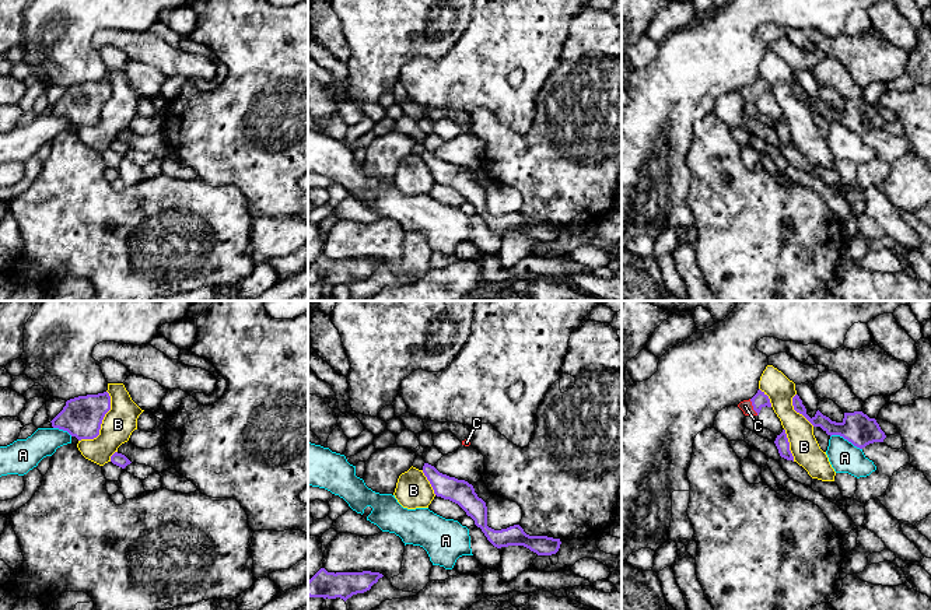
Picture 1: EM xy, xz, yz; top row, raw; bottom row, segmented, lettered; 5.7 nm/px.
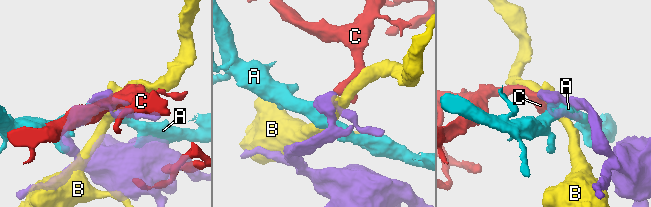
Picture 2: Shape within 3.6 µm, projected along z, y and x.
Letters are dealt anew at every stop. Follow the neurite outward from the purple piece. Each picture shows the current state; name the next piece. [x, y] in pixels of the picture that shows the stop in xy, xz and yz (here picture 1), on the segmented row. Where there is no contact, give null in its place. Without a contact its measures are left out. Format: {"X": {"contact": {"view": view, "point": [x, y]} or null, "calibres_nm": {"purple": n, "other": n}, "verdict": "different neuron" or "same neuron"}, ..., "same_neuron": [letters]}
{"A": {"contact": {"view": "yz", "point": [846, 438]}, "calibres_nm": {"purple": 180, "other": 180}, "verdict": "different neuron"}, "B": {"contact": {"view": "xy", "point": [101, 423]}, "calibres_nm": {"purple": 240, "other": 190}, "verdict": "different neuron"}, "C": {"contact": {"view": "yz", "point": [753, 407]}, "calibres_nm": {"purple": 90, "other": 70}, "verdict": "same neuron"}, "same_neuron": ["C"]}

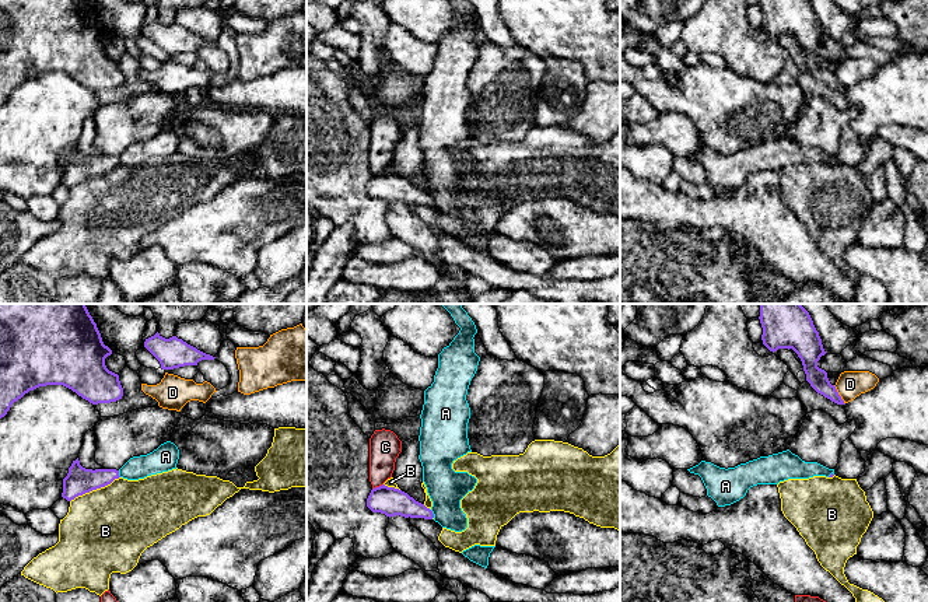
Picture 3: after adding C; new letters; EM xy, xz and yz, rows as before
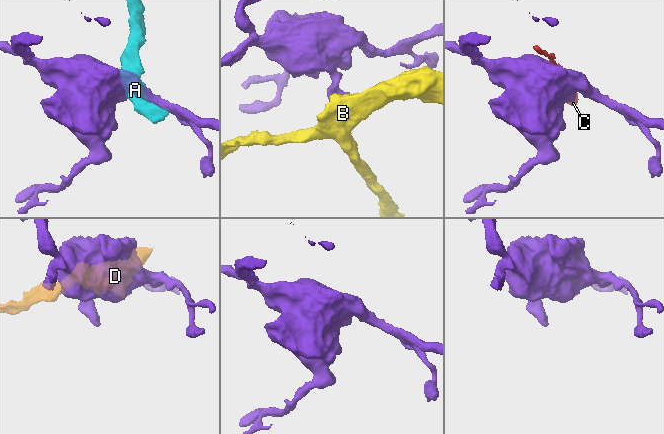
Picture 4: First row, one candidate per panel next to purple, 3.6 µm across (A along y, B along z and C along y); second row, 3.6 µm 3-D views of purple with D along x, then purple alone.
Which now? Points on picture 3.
{"A": {"contact": {"view": "xz", "point": [433, 514]}, "calibres_nm": {"purple": 160, "other": 220}, "verdict": "different neuron"}, "B": {"contact": {"view": "xy", "point": [94, 489]}, "calibres_nm": {"purple": 160, "other": 480}, "verdict": "different neuron"}, "C": {"contact": {"view": "xz", "point": [377, 487]}, "calibres_nm": {"purple": 160, "other": 180}, "verdict": "different neuron"}, "D": {"contact": {"view": "yz", "point": [839, 395]}, "calibres_nm": {"purple": 110, "other": 160}, "verdict": "different neuron"}, "same_neuron": []}

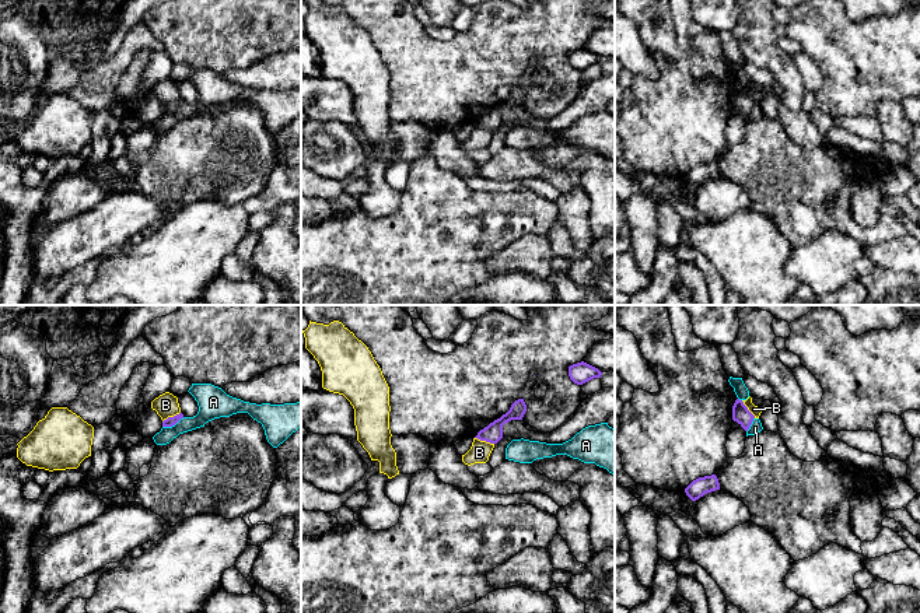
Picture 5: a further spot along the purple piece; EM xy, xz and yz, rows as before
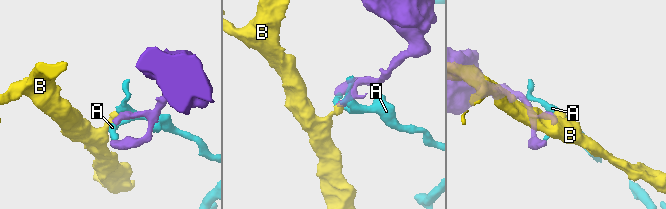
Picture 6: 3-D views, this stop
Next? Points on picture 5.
{"A": {"contact": {"view": "xy", "point": [172, 424]}, "calibres_nm": {"purple": 60, "other": 150}, "verdict": "different neuron"}, "B": {"contact": {"view": "xz", "point": [485, 440]}, "calibres_nm": {"purple": 110, "other": 120}, "verdict": "different neuron"}, "same_neuron": []}

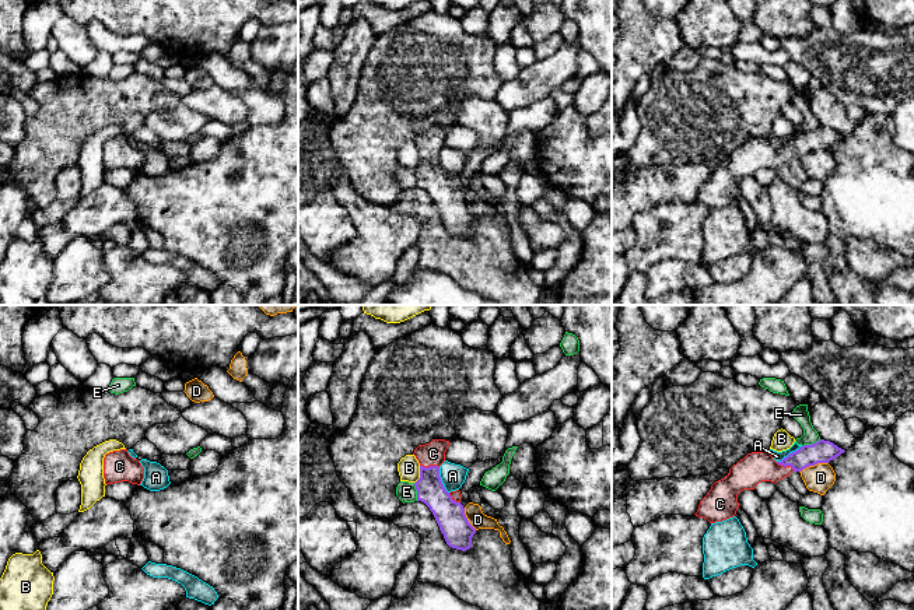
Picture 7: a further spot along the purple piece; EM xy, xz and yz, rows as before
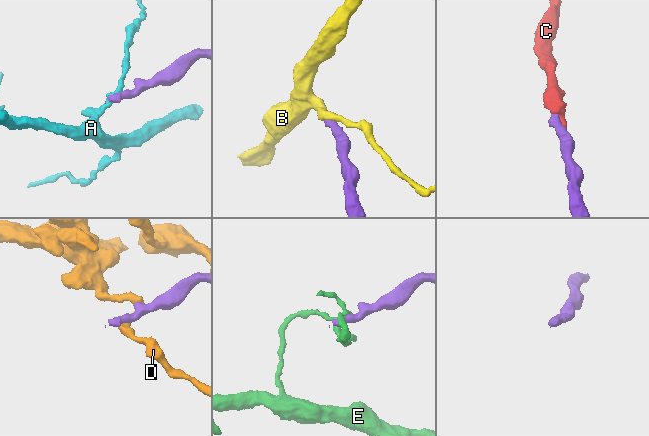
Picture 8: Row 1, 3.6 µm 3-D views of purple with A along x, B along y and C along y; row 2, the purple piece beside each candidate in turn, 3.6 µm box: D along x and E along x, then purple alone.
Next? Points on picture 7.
{"A": {"contact": {"view": "xz", "point": [440, 480]}, "calibres_nm": {"purple": 170, "other": 140}, "verdict": "different neuron"}, "B": {"contact": {"view": "xz", "point": [420, 474]}, "calibres_nm": {"purple": 160, "other": 130}, "verdict": "different neuron"}, "C": {"contact": {"view": "xz", "point": [430, 466]}, "calibres_nm": {"purple": 160, "other": 140}, "verdict": "same neuron"}, "D": {"contact": {"view": "yz", "point": [813, 465]}, "calibres_nm": {"purple": 130, "other": 160}, "verdict": "different neuron"}, "E": {"contact": {"view": "xz", "point": [417, 491]}, "calibres_nm": {"purple": 170, "other": 120}, "verdict": "different neuron"}, "same_neuron": ["C"]}

